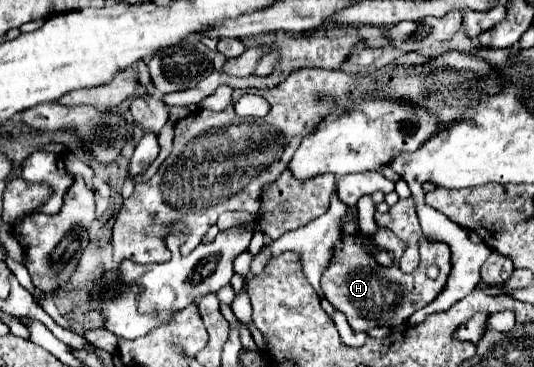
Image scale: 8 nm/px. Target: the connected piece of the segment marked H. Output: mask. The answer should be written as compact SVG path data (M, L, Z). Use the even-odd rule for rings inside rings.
M378 228L378 232L372 236L372 242L378 248L384 248L388 252L394 252L396 260L394 266L384 268L374 262L372 254L362 246L360 236L344 236L340 246L334 252L332 264L326 268L322 276L322 292L324 298L346 316L348 324L356 332L368 332L378 326L400 326L404 324L416 310L430 304L446 286L448 274L450 274L450 246L444 242L428 242L422 238L422 256L420 266L412 274L404 274L398 268L398 260L406 250L406 242L402 242L392 230ZM428 266L438 266L440 274L436 280L430 280L426 276Z

